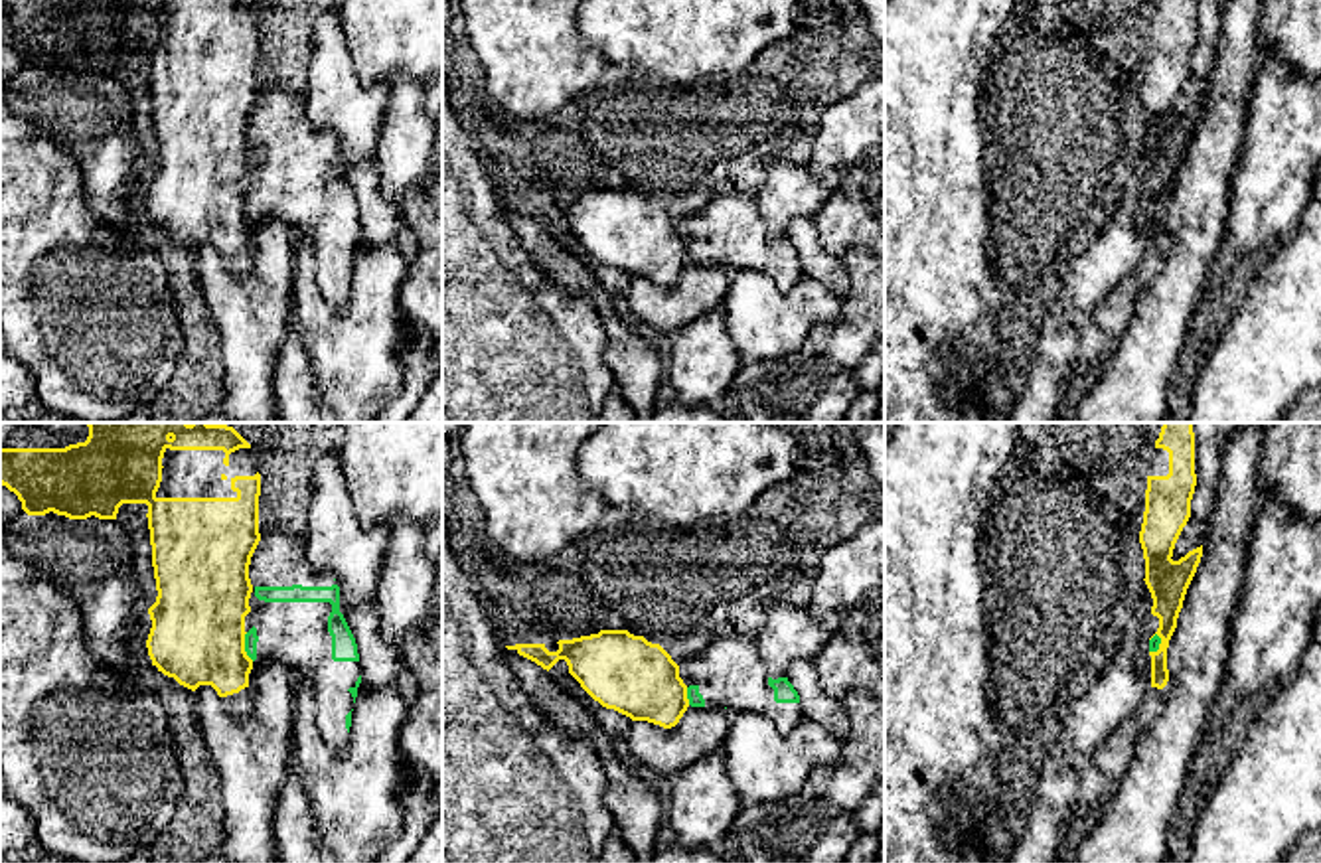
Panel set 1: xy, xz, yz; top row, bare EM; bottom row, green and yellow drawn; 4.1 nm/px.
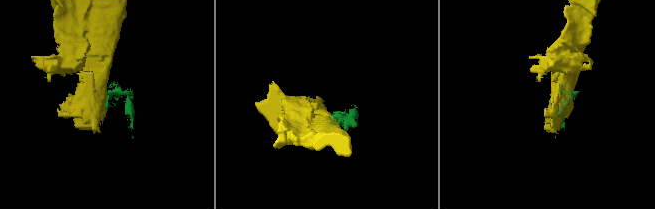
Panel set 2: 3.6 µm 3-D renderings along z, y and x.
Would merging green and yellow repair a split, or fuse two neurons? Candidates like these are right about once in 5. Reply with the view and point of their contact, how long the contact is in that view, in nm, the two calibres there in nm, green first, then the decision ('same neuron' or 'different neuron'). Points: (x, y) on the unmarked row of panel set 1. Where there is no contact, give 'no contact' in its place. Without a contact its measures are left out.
contact xy (245, 204); length 120 nm; calibres 60 and 380 nm; different neuron

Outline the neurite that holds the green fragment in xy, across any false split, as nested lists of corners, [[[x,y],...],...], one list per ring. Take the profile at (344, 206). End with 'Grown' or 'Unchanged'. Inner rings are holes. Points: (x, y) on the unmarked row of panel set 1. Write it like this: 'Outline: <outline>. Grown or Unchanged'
Outline: [[[282,87],[261,95],[249,122],[253,150],[251,170],[245,174],[245,209],[253,217],[249,245],[255,229],[267,217],[284,219],[292,235],[306,235],[318,261],[318,284],[332,308],[344,312],[350,302],[351,269],[361,241],[361,221],[355,196],[340,170],[340,144],[336,136],[314,126],[306,117],[304,101]]]. Grown

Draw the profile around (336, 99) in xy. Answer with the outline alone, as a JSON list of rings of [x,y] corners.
[[[338,14],[312,20],[312,55],[306,77],[306,117],[330,130],[340,144],[340,170],[373,158],[389,83],[365,85],[355,67]]]

